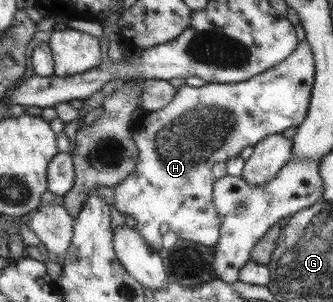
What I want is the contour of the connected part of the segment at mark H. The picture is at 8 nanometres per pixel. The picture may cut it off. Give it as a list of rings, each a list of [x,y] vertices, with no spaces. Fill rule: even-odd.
[[[302,40],[298,47],[278,65],[262,74],[238,83],[206,83],[191,87],[182,84],[172,101],[158,111],[150,111],[132,120],[132,139],[138,149],[135,171],[114,186],[113,204],[120,214],[136,221],[135,231],[153,251],[160,249],[159,227],[166,224],[168,230],[198,245],[214,247],[219,239],[220,221],[213,203],[213,186],[208,183],[208,169],[216,163],[235,158],[246,147],[254,147],[267,135],[282,133],[288,127],[298,127],[307,115],[314,85],[314,66],[311,48]]]

